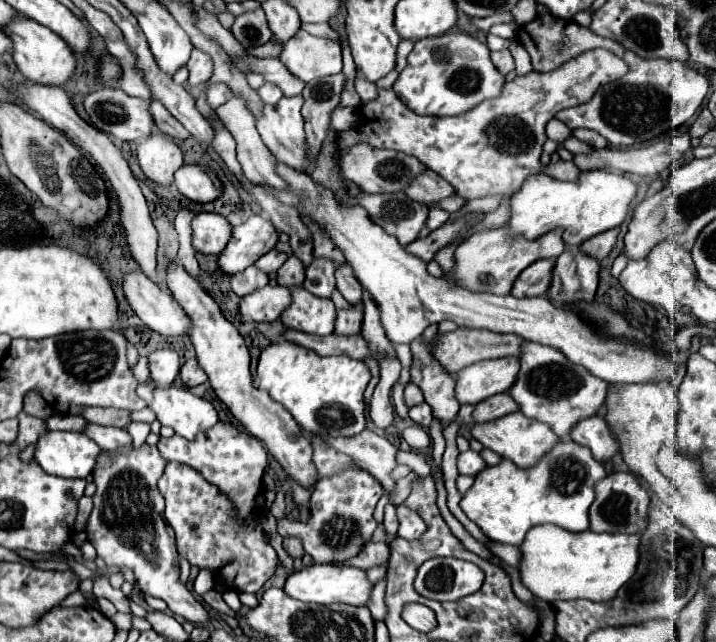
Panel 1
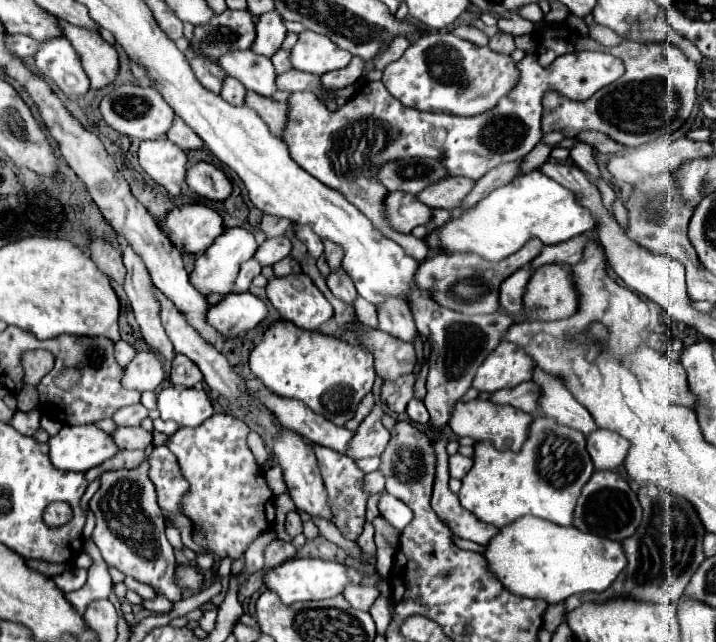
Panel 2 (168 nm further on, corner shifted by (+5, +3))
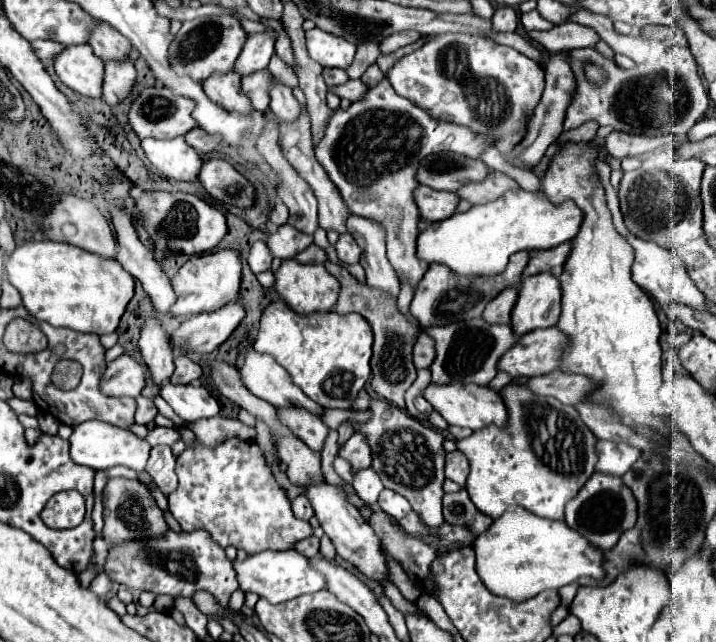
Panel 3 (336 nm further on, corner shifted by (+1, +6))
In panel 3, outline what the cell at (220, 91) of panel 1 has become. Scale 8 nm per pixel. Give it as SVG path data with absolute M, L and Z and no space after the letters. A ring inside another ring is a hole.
M262 69L262 71L258 71L258 73L252 73L252 75L242 77L242 89L244 89L244 93L250 97L252 105L254 105L258 111L268 109L270 89L272 89L276 83L280 83L280 81L276 81L276 77L274 77L268 69Z

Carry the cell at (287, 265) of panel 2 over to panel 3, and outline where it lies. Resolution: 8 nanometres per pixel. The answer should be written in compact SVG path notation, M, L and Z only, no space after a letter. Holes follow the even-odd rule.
M310 245L306 251L296 255L296 261L300 261L300 263L326 263L328 257L326 257L326 251L322 247Z

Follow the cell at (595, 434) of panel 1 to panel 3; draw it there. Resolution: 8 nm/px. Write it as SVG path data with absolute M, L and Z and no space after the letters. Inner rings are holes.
M598 441L596 451L598 451L596 471L614 477L622 477L640 457L640 449L614 441Z

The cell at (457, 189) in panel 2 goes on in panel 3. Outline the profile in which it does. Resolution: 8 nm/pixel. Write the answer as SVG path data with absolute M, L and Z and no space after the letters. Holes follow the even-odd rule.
M494 171L492 175L488 175L482 183L468 183L464 185L458 195L470 203L490 203L498 197L502 197L506 191L514 191L520 189L520 185L510 179L508 175Z

